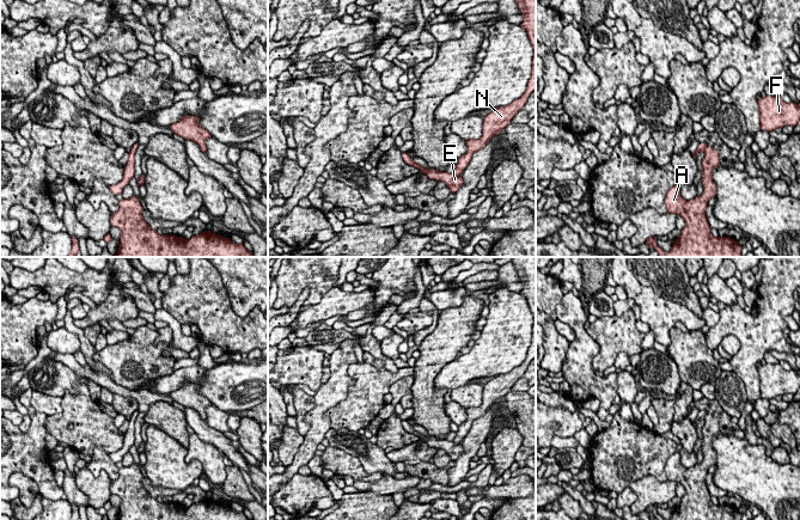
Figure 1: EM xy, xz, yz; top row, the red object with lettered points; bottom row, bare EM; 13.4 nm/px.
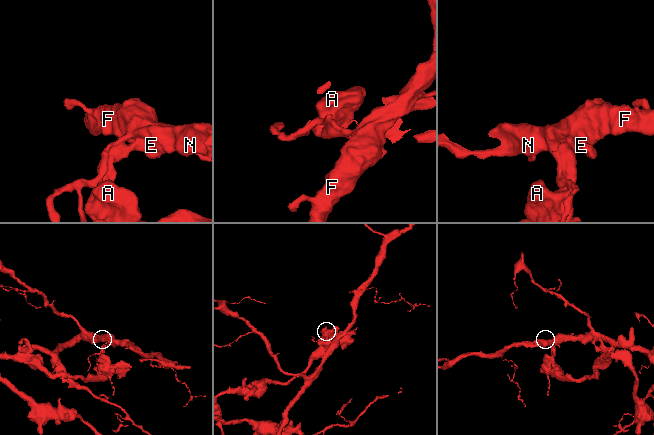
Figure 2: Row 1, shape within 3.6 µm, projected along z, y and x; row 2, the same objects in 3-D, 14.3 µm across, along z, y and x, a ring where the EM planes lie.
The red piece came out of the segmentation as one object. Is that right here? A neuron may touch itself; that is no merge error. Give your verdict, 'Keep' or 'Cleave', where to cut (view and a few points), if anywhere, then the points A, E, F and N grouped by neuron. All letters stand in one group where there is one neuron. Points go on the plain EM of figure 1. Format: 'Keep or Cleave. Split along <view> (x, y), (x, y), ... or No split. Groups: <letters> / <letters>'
Cleave. Split along xz (452, 441), (459, 442). Groups: A E / F N

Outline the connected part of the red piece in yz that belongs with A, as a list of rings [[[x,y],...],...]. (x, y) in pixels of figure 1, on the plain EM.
[[[698,411],[697,417],[692,421],[694,427],[696,427],[696,422],[701,420],[704,421],[701,446],[703,453],[702,463],[686,469],[680,464],[680,454],[676,452],[668,458],[665,466],[667,481],[677,482],[685,489],[685,495],[680,498],[679,506],[673,509],[670,520],[741,520],[741,514],[734,507],[729,504],[714,504],[712,502],[712,496],[707,489],[706,476],[708,469],[716,463],[716,452],[713,449],[713,438],[720,432],[720,424],[714,415],[707,414],[706,416],[702,416]]]

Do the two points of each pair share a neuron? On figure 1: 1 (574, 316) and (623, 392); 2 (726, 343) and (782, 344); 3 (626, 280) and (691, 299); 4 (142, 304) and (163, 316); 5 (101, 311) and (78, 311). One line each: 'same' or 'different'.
1: different
2: different
3: different
4: different
5: different

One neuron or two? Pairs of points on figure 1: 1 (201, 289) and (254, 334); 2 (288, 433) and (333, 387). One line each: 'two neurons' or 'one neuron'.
1: one neuron
2: two neurons

